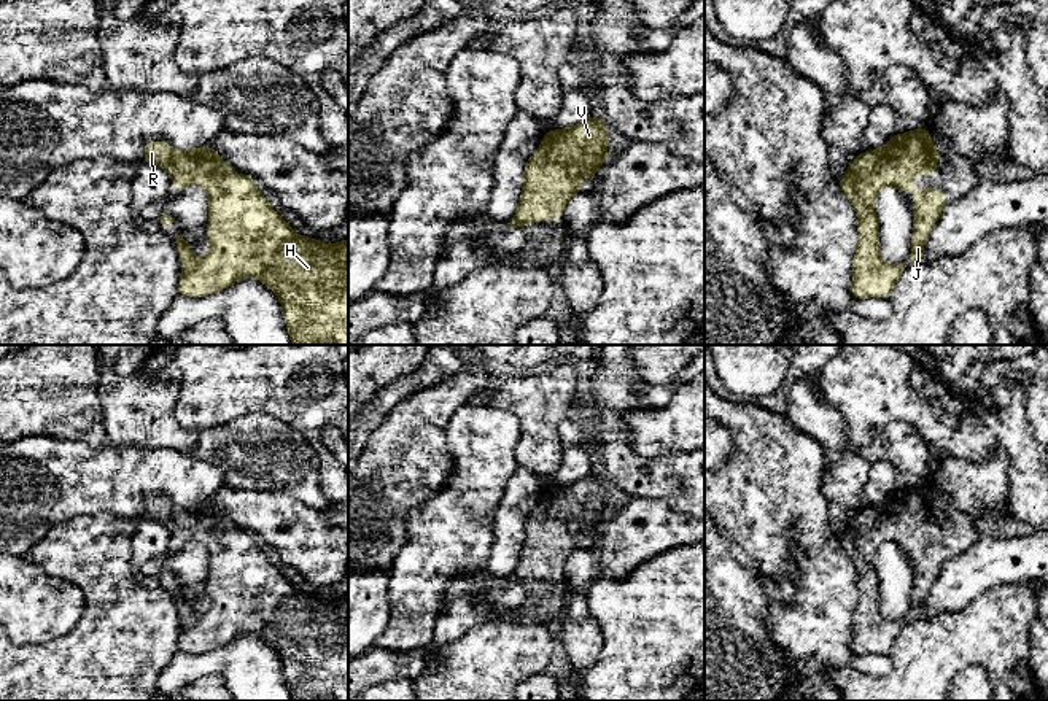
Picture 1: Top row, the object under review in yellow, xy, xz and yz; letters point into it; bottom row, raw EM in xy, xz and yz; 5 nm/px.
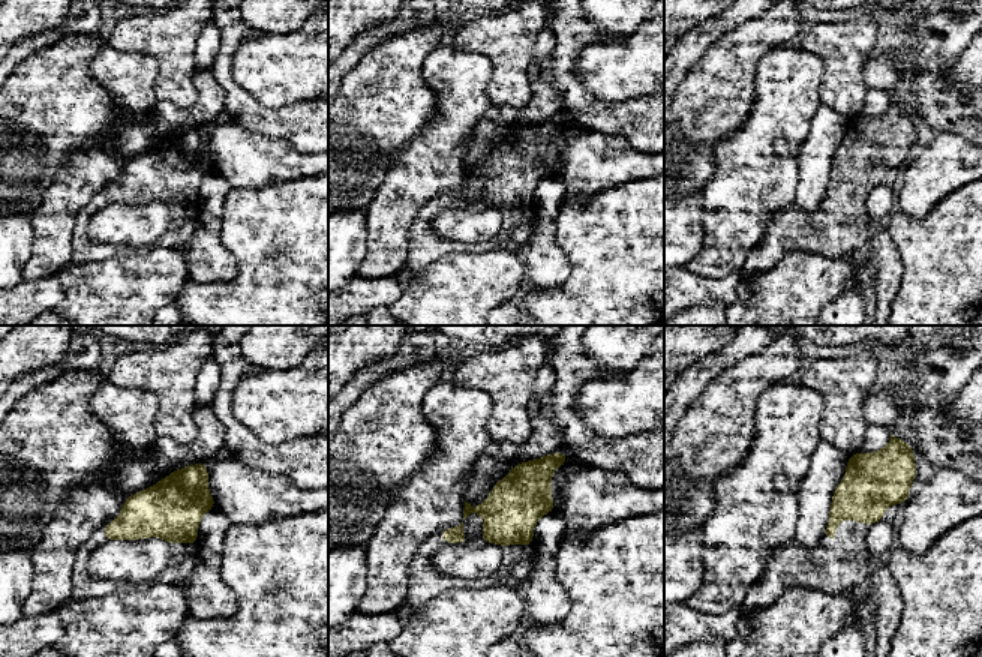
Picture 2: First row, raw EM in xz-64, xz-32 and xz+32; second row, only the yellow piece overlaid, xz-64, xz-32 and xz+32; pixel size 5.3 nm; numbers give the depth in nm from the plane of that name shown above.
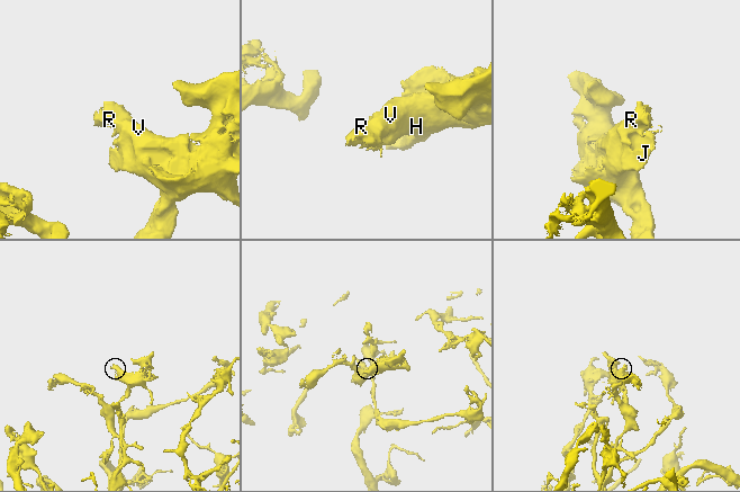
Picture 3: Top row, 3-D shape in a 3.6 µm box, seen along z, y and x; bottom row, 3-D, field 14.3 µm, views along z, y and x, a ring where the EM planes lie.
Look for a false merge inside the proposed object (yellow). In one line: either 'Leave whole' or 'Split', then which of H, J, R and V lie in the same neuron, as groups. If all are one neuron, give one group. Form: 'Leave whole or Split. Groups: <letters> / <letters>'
Leave whole. Groups: H J R V

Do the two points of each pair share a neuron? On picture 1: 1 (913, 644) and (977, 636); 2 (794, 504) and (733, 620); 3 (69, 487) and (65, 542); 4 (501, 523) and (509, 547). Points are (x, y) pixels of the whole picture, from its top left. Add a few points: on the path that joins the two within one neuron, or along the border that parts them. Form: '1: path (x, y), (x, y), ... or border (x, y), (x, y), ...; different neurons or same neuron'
1: path (929, 644), (947, 644), (961, 639); same neuron
2: border (795, 561), (789, 555), (770, 576), (756, 565); different neurons
3: border (104, 512), (80, 514), (62, 520), (35, 542); different neurons
4: path (508, 530), (508, 541); same neuron

